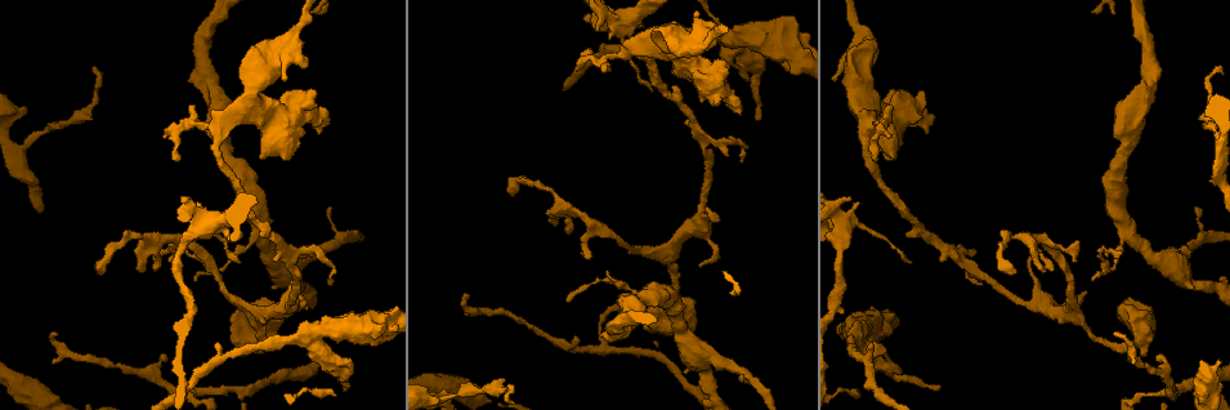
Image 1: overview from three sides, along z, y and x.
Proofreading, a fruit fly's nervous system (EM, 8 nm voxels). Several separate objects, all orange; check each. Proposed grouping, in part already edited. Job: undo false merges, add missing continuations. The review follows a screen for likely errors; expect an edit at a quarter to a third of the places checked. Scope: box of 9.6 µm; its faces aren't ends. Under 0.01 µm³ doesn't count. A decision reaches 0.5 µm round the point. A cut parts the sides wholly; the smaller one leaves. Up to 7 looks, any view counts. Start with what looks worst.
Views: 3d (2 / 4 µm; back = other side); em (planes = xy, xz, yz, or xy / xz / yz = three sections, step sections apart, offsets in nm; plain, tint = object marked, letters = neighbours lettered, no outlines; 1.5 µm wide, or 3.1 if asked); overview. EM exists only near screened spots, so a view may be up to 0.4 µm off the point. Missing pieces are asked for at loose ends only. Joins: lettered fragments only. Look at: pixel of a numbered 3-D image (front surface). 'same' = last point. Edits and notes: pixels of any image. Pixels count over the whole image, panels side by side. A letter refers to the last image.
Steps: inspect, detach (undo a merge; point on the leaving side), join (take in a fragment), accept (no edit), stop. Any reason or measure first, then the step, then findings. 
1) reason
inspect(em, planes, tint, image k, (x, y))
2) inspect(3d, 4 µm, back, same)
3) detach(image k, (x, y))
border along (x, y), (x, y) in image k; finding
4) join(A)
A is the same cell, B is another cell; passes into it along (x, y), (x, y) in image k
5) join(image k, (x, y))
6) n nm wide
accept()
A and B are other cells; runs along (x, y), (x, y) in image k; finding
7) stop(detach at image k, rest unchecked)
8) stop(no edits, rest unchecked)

thin end
inspect(3d, 4 µm, image 1, (347, 386))

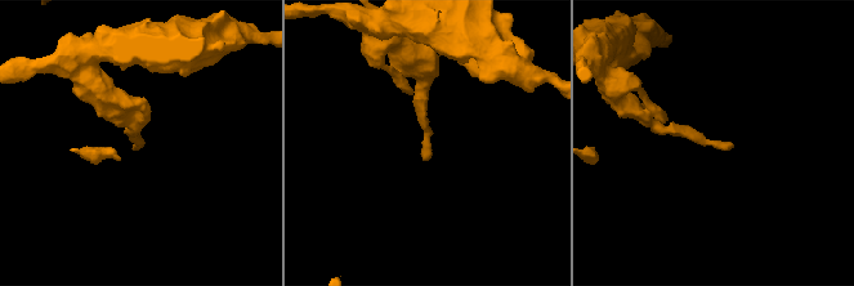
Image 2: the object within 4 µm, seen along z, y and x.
shape alone is not enough
inspect(em, planes, letters, image 2, (426, 160))

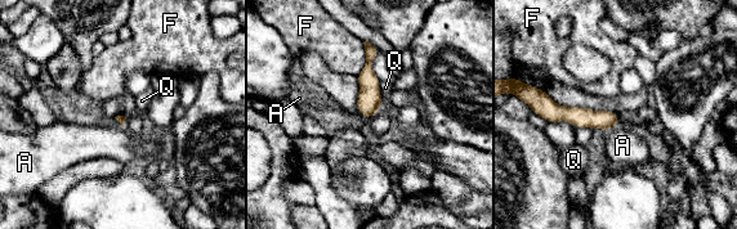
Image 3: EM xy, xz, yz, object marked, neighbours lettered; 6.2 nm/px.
accept()
A, F and Q are other cells; runs along (540, 109), (615, 121) in image 3; no lettered fragment goes on from it

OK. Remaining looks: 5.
free end
inspect(3d, 4 µm, back, image 1, (877, 156))

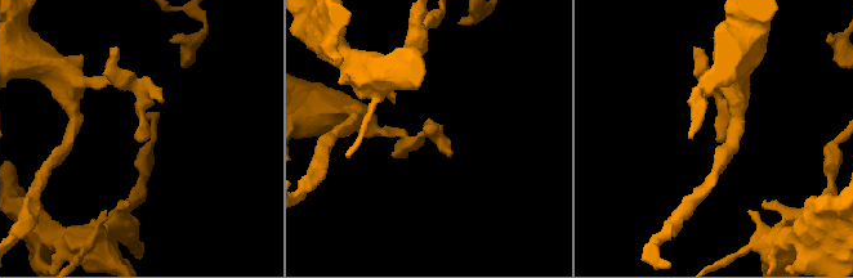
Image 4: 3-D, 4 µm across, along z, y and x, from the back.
inspect(em, planes, plain, image 4, (135, 138))

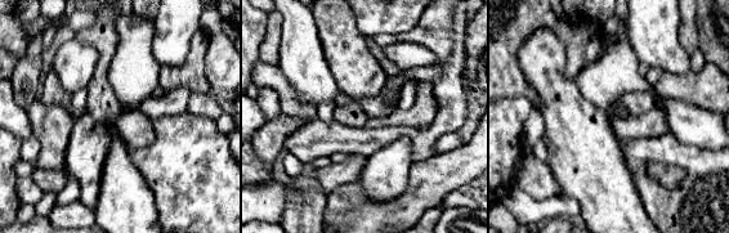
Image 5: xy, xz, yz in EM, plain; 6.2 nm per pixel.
inspect(em, planes, letters, same)

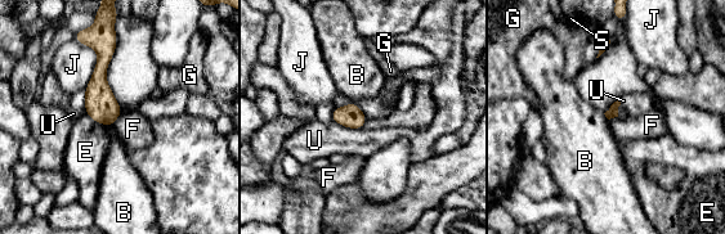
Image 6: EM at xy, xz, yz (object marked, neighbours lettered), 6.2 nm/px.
accept()
B, E, F, G, J, S and U are other cells; runs along (110, 39), (101, 66), (108, 122) in image 6; no lettered fragment goes on from it

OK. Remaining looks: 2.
an open end
inspect(em, xz, step 4, tint, image 1, (194, 278))

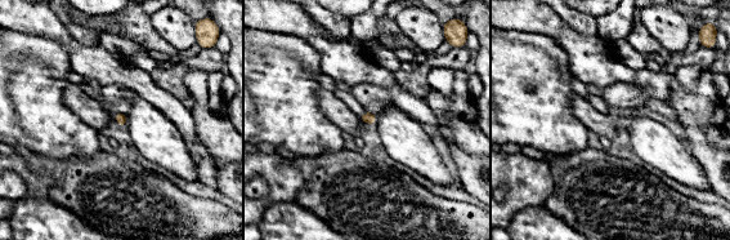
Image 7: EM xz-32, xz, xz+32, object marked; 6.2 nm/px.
inspect(em, planes, letters, same)

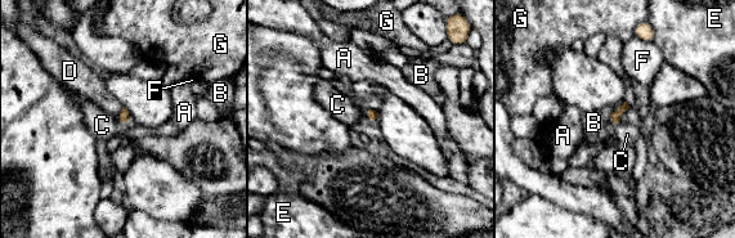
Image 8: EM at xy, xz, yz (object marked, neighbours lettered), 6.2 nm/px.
accept()
A, B, C, D, E, F and G are other cells; border along (623, 102), (609, 115) in image 8; no lettered fragment goes on from it

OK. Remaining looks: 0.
stop(no edits, rest unchecked)

